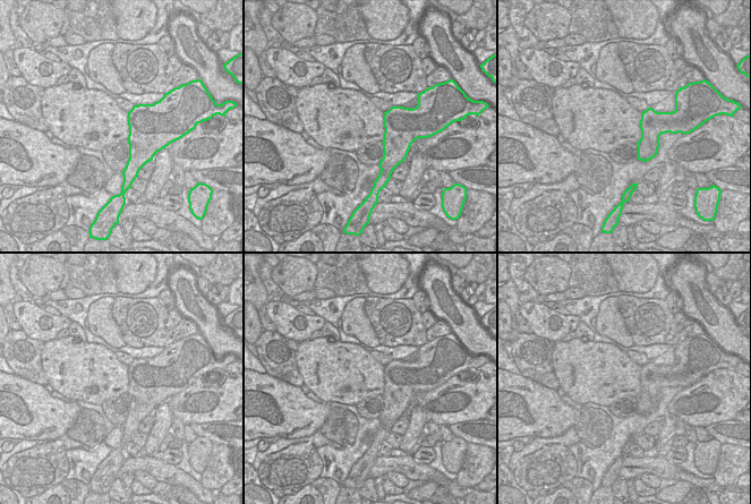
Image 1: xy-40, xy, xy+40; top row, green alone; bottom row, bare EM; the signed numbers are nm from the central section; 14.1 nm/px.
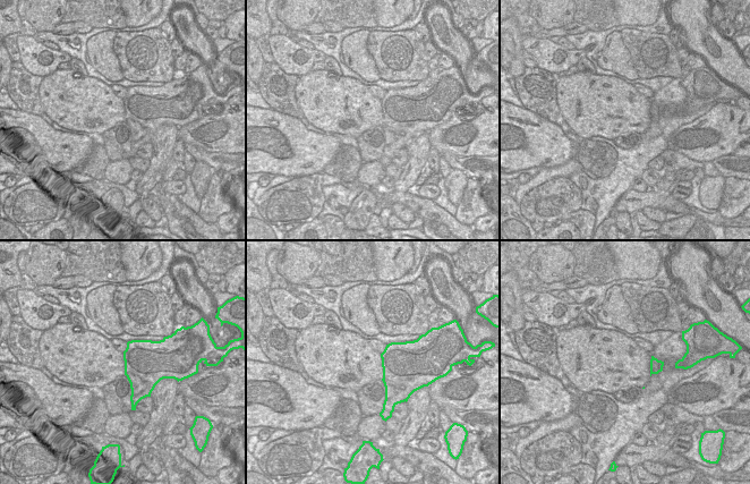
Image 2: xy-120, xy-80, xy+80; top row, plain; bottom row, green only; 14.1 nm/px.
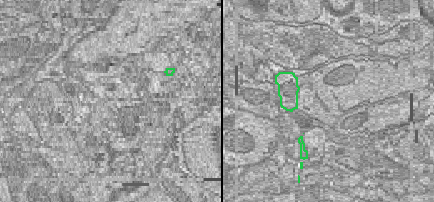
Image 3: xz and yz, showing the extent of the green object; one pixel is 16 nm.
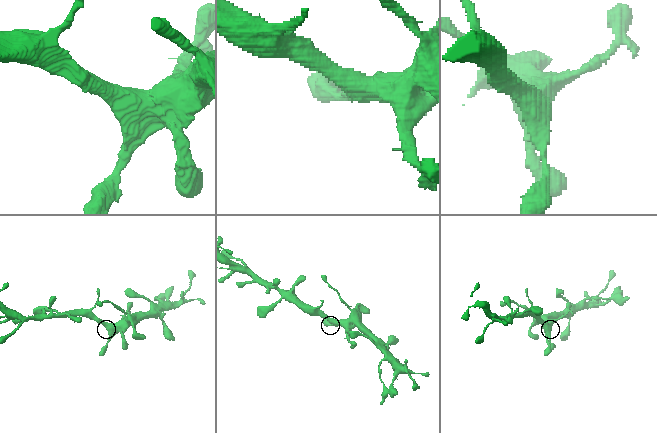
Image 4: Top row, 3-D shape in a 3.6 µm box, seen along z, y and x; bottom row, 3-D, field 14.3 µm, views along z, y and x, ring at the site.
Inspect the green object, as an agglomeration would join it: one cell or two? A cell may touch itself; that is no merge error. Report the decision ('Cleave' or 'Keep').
Keep.

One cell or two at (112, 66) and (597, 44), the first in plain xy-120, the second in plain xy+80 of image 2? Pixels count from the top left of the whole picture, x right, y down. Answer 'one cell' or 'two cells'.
two cells

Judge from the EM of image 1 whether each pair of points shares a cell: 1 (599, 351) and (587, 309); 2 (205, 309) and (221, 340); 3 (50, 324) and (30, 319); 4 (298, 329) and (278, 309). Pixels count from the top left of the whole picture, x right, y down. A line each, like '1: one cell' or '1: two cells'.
1: two cells
2: one cell
3: one cell
4: one cell

